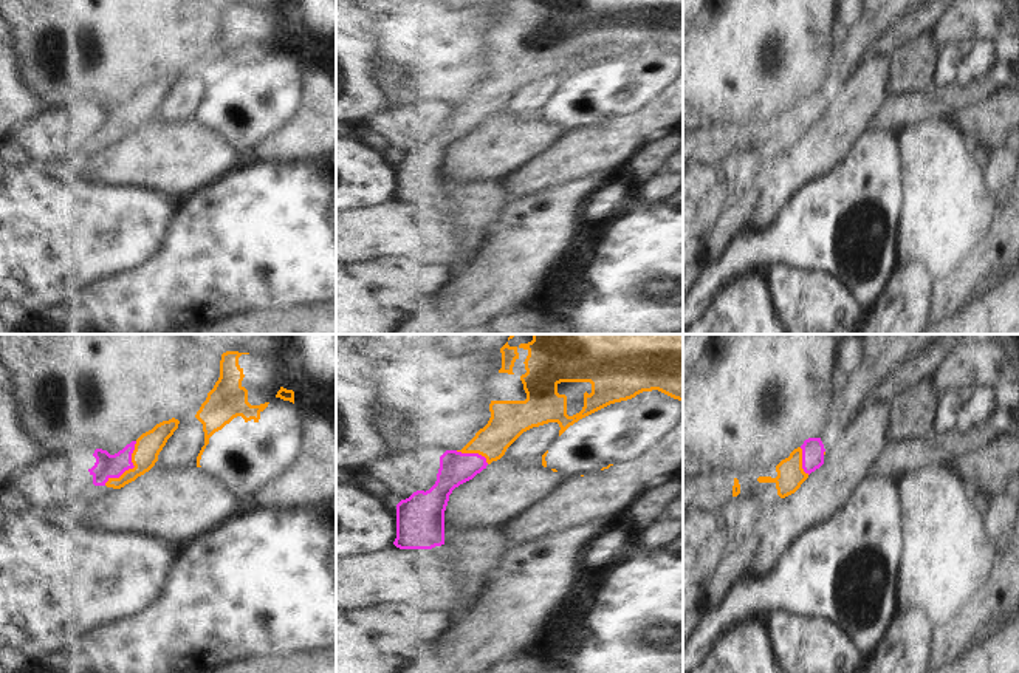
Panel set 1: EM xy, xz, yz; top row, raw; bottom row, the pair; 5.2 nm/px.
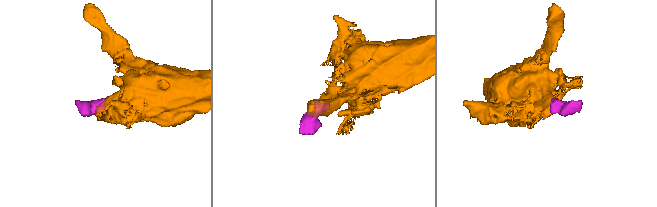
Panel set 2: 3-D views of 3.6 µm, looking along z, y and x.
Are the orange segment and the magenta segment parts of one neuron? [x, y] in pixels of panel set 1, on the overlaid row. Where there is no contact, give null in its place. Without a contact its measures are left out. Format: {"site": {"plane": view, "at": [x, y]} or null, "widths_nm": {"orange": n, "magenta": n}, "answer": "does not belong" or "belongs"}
{"site": {"plane": "xy", "at": [130, 469]}, "widths_nm": {"orange": 140, "magenta": 130}, "answer": "belongs"}

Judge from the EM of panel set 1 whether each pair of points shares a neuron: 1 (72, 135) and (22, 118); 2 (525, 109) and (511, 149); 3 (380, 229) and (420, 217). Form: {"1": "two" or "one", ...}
{"1": "one", "2": "two", "3": "one"}

